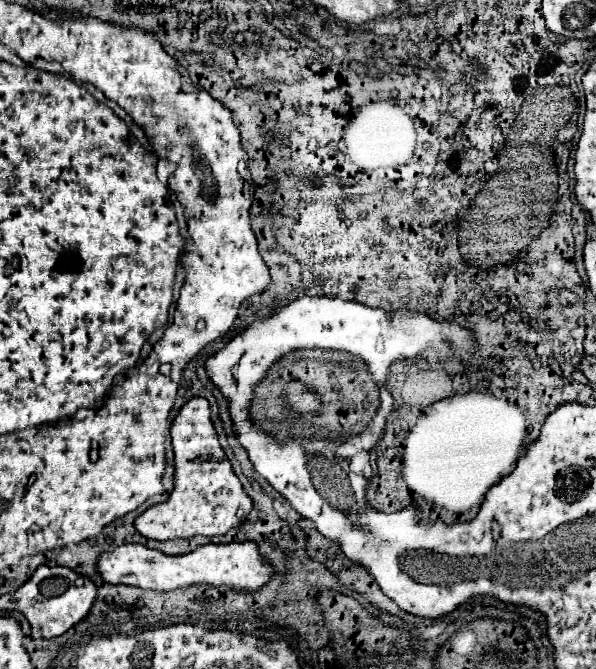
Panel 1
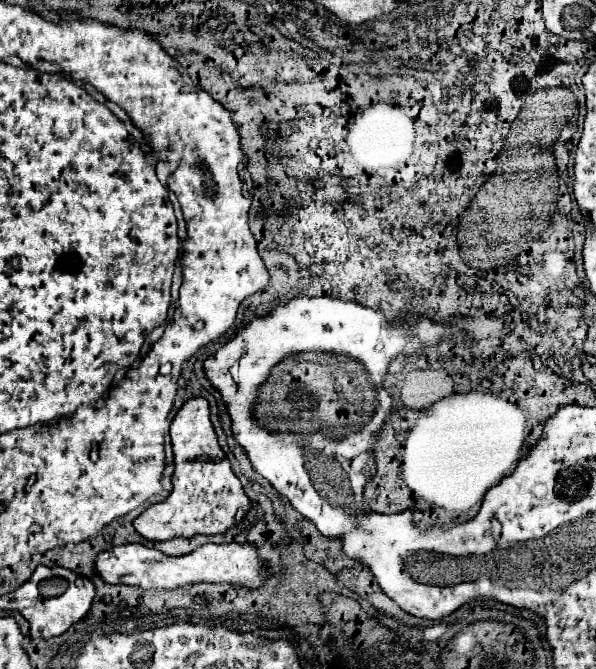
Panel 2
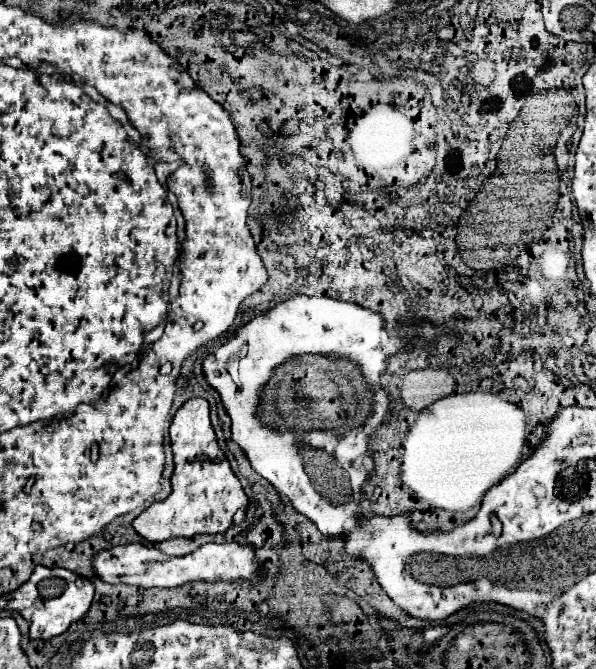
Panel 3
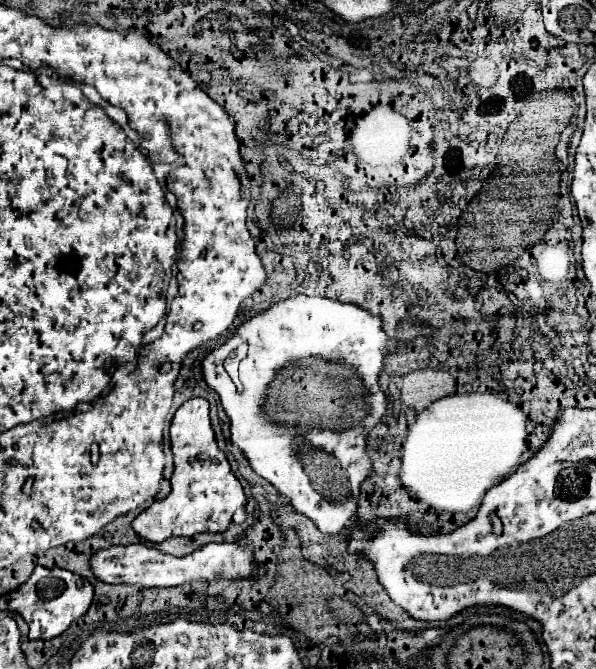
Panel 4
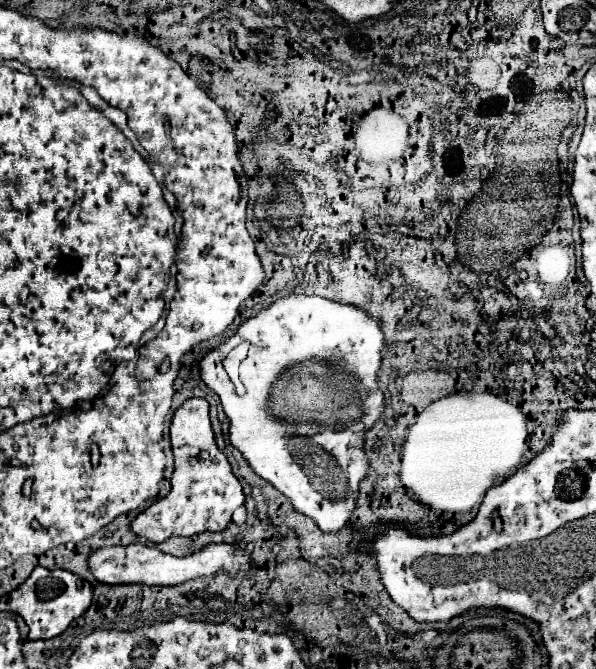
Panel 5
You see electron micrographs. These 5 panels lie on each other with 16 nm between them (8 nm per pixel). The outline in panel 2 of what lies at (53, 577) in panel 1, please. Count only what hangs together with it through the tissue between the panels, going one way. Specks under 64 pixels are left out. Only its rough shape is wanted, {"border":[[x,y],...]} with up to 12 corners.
{"border":[[38,566],[8,602],[30,638],[64,634],[94,600],[94,584]]}

